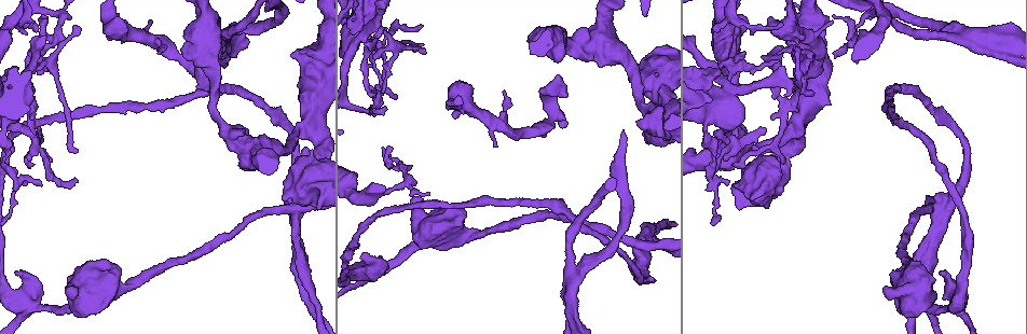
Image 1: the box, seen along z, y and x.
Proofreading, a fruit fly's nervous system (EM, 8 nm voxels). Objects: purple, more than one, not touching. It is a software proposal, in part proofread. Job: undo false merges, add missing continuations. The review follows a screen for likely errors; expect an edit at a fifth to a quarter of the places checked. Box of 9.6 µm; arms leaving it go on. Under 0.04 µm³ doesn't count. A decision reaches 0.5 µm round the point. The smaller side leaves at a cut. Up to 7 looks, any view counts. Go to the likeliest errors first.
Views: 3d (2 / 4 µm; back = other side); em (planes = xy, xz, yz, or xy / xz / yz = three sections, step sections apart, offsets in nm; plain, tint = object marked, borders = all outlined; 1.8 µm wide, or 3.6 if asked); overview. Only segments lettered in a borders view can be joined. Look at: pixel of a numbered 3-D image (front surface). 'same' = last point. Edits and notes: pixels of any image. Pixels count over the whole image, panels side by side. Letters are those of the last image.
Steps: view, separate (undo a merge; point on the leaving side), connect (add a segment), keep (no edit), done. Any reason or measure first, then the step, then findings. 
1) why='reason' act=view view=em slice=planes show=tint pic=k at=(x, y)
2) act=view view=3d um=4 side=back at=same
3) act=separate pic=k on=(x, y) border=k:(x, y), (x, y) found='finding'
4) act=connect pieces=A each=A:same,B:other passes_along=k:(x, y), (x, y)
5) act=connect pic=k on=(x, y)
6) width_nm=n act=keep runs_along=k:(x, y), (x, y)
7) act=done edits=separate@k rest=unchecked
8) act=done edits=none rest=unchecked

why='sudden change in width' act=view view=3d um=2 pic=1 at=(664, 92)

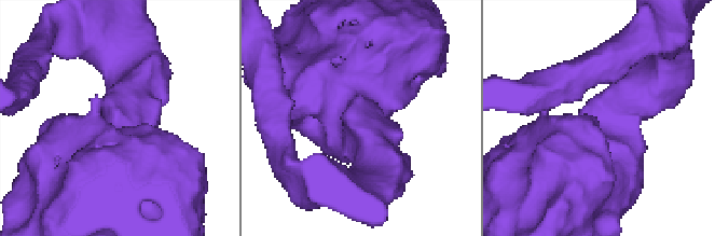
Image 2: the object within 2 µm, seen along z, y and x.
act=view view=em slice=xy step=8 show=tint pic=2 at=(116, 125)

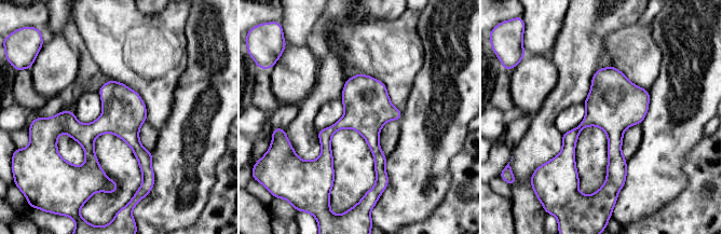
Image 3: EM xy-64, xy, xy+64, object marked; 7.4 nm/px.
act=view view=em slice=planes show=borders at=same

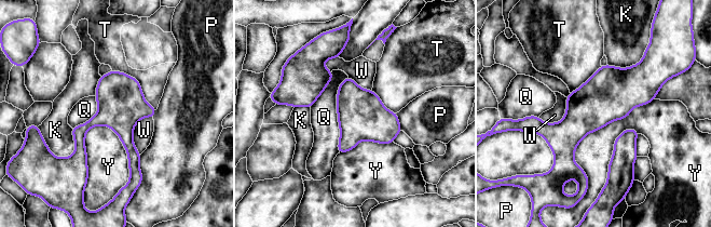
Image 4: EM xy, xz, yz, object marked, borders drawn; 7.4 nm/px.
act=keep each=K:other,P:other,Q:other,T:other,W:other,Y:other border=4:(91, 127), (119, 137), (125, 186) found='continuous, no second neuron'

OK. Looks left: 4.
why='an open end' act=view view=em slice=xy step=16 show=tint pic=1 at=(158, 52)

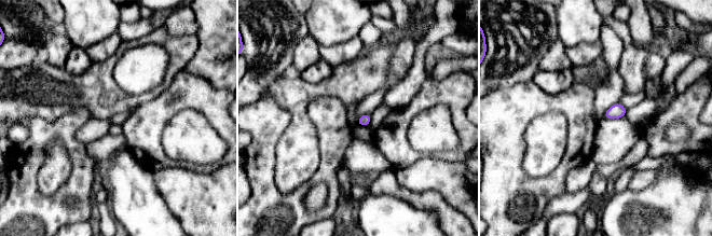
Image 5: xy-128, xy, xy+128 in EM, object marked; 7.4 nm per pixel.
why='another direction' act=view view=em slice=planes show=borders at=same

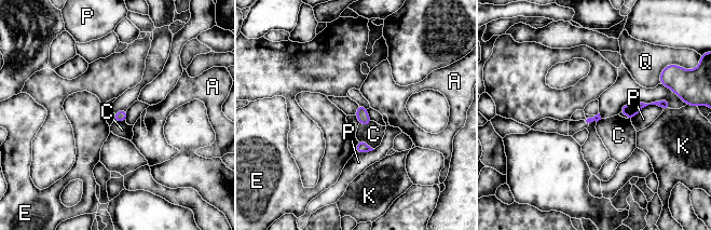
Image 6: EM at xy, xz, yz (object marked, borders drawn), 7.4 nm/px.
act=keep each=A:other,C:other,E:other,K:other,P:other,Q:other border=6:(357, 139), (366, 141), (373, 149) found='none of them fits'

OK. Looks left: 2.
why='two arms at a narrow angle' act=view view=em um=3.6 slice=planes show=tint pic=1 at=(976, 34)

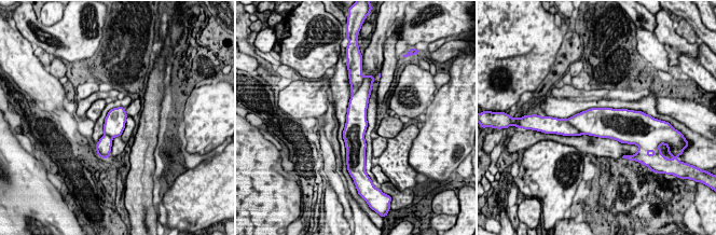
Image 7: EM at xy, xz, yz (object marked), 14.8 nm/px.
act=view view=em um=3.6 slice=planes show=borders at=same

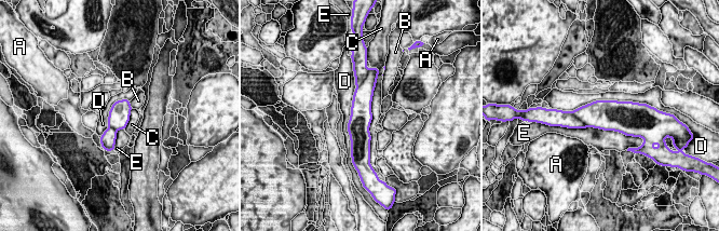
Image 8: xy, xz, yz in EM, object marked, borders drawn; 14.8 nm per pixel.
longest_contact=D:1100nm act=separate pic=8 on=(565, 119) each=A:other,B:other,C:other,D:other,E:other border=8:(571, 112), (588, 126) found='a second neuron is stuck on'

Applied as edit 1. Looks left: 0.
act=done edits=separate@8 rest=unchecked

